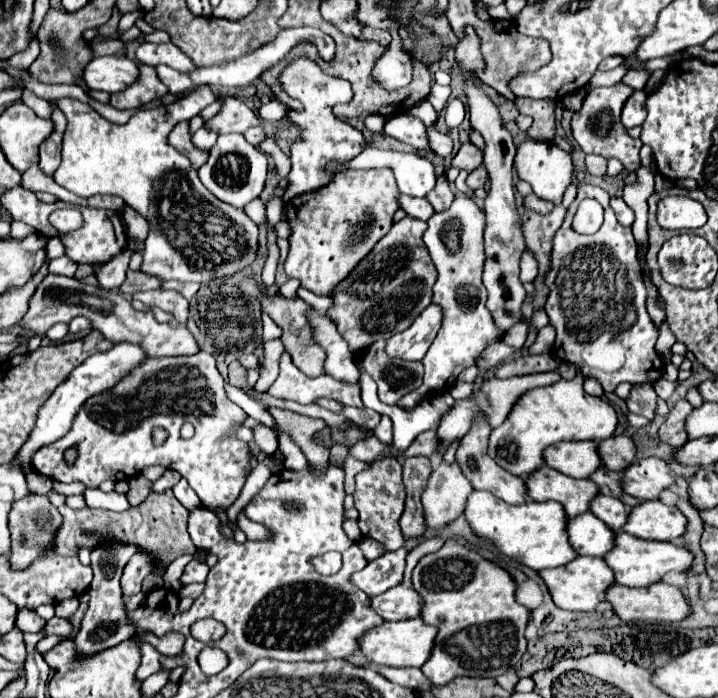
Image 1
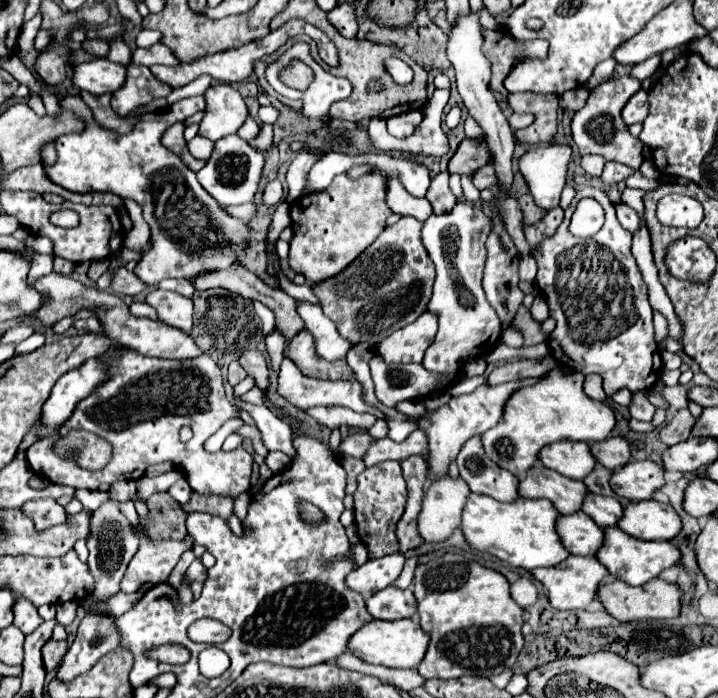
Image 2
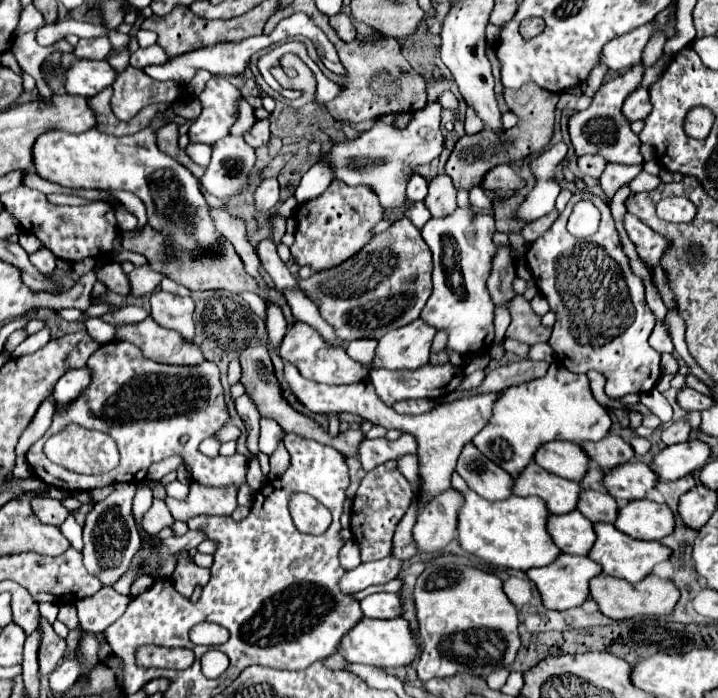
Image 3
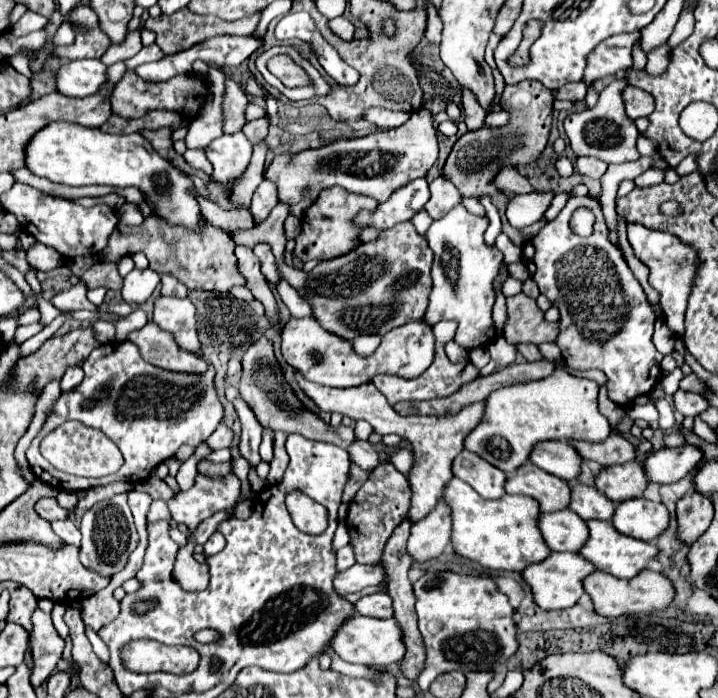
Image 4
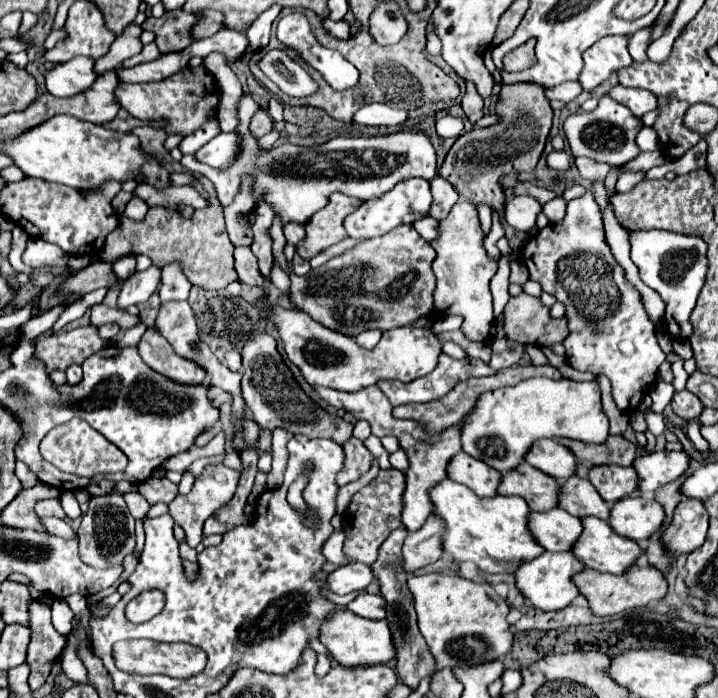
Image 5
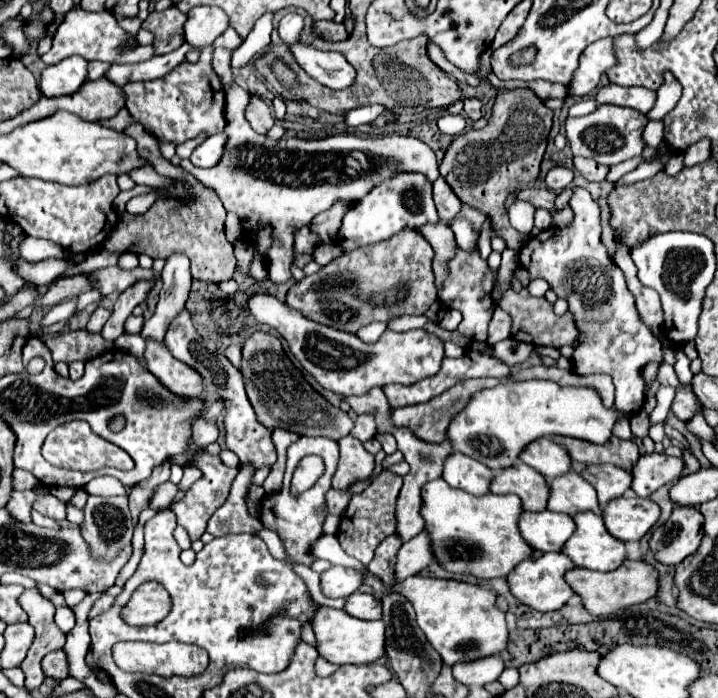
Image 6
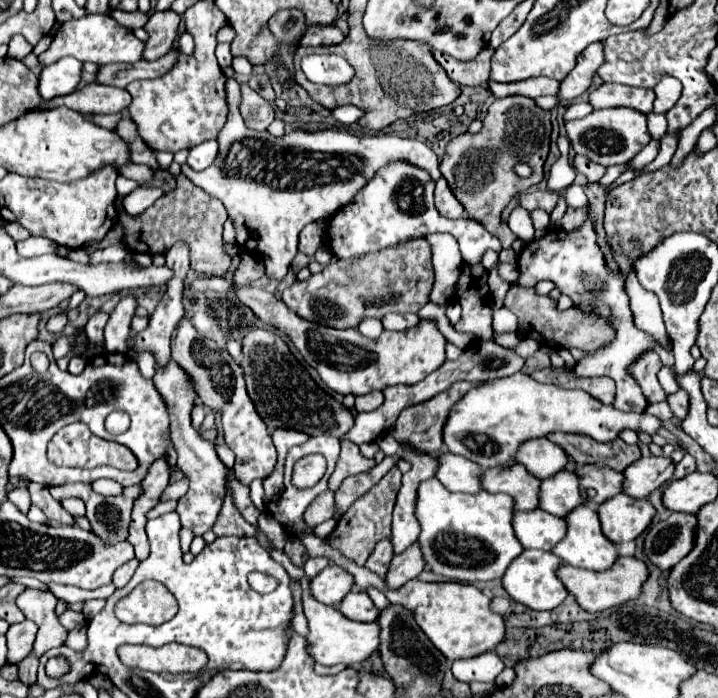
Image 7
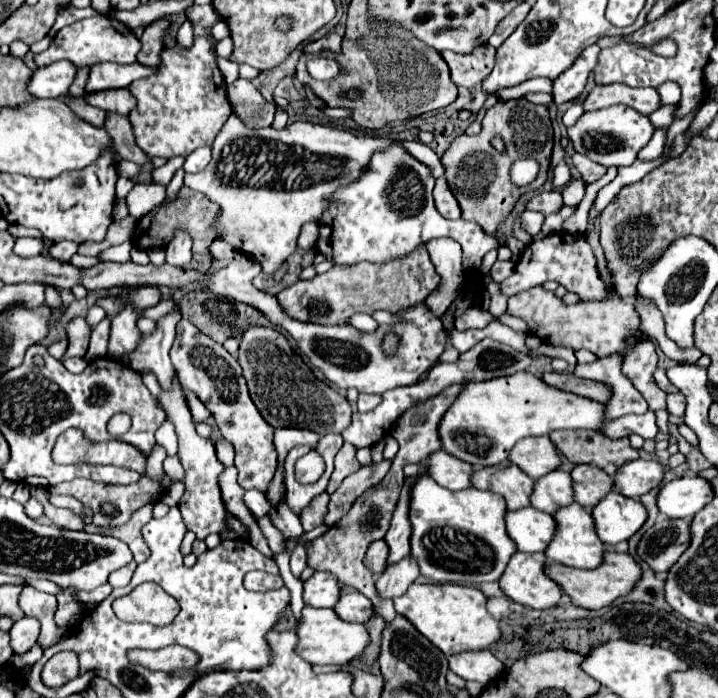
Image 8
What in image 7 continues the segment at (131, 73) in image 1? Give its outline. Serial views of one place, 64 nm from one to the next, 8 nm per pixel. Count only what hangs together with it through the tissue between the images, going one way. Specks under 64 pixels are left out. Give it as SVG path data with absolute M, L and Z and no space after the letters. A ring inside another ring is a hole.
M62 58L52 66L44 66L38 80L38 94L42 100L52 100L74 92L80 82L82 64L76 58Z

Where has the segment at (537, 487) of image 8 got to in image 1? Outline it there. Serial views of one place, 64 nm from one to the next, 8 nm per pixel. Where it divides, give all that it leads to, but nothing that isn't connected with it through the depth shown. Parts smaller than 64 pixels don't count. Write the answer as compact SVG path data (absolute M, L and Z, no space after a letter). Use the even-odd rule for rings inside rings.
M596 496L592 502L590 502L590 512L600 518L610 530L620 530L622 524L626 522L628 518L628 508L618 500L618 498L612 498L612 496Z

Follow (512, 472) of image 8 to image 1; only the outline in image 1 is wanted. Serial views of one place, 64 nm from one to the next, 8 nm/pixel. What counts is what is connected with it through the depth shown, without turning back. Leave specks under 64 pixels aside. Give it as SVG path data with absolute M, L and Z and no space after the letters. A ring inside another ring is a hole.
M544 466L534 470L526 478L526 492L532 500L556 500L564 506L566 514L578 516L588 510L590 500L598 494L598 488L590 480L576 480L560 474L558 470Z

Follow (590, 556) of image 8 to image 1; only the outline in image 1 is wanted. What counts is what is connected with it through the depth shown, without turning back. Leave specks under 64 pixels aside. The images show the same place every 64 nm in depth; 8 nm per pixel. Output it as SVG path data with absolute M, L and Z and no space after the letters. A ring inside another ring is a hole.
M618 530L614 532L614 546L610 552L606 552L604 560L612 568L616 582L624 586L650 586L654 582L660 582L662 576L670 570L684 572L692 564L692 554L674 542L640 540L640 538L628 536L626 532Z

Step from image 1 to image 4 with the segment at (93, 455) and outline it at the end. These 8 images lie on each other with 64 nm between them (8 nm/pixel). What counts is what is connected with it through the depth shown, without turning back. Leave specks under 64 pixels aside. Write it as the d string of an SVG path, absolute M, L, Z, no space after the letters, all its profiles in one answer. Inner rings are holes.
M122 342L96 348L84 362L84 374L86 376L80 386L76 386L72 392L60 394L52 406L52 412L46 416L42 430L26 450L26 458L36 478L58 490L88 490L114 480L128 480L132 484L142 482L158 464L176 456L182 444L198 446L198 442L206 440L206 436L210 436L222 422L222 406L214 386L216 372L212 366L204 376L180 376L176 372L164 372L162 368L144 362L136 344ZM64 420L80 420L82 424L104 432L122 450L124 468L104 478L78 478L50 466L46 458L42 458L38 446L46 432L52 432ZM200 462L200 464L198 464L198 472L200 472L200 474L206 474L206 476L224 476L224 474L228 474L228 472L232 472L232 470L230 470L230 464L228 464L228 462L224 462L224 464Z

